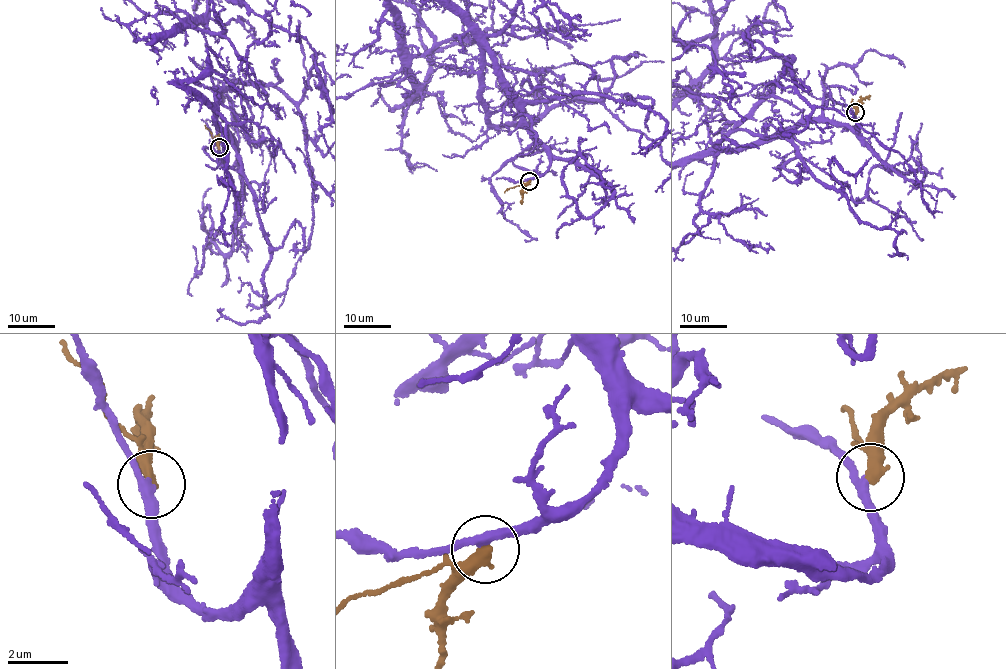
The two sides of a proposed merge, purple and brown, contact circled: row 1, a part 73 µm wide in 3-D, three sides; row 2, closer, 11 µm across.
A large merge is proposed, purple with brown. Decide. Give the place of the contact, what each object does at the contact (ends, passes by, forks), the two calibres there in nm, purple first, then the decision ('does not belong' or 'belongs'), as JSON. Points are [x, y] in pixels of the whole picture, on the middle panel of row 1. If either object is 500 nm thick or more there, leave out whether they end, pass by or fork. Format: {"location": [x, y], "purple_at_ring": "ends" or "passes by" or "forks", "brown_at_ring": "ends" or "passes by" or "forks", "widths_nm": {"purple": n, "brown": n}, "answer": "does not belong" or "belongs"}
{"location": [529, 181], "purple_at_ring": "passes by", "brown_at_ring": "ends", "widths_nm": {"purple": 280, "brown": 400}, "answer": "belongs"}

